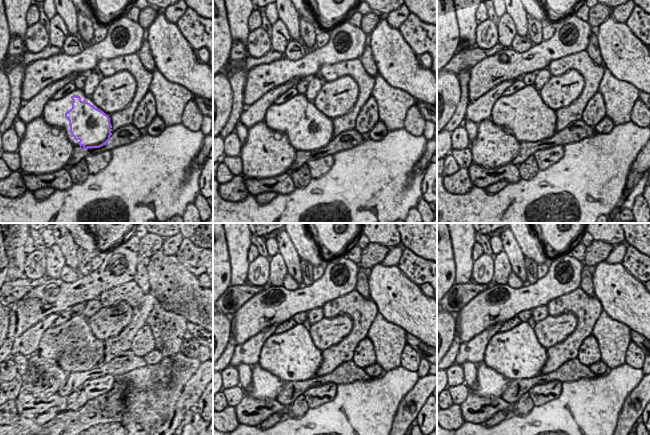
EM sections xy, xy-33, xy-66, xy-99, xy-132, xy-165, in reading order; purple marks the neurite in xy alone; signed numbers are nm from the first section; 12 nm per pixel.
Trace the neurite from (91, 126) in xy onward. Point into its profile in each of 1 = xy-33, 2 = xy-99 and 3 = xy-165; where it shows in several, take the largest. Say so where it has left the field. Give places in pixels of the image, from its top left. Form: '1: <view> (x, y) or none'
1: xy-33 (312, 123)
2: xy-99 (99, 356)
3: xy-165 (509, 352)

